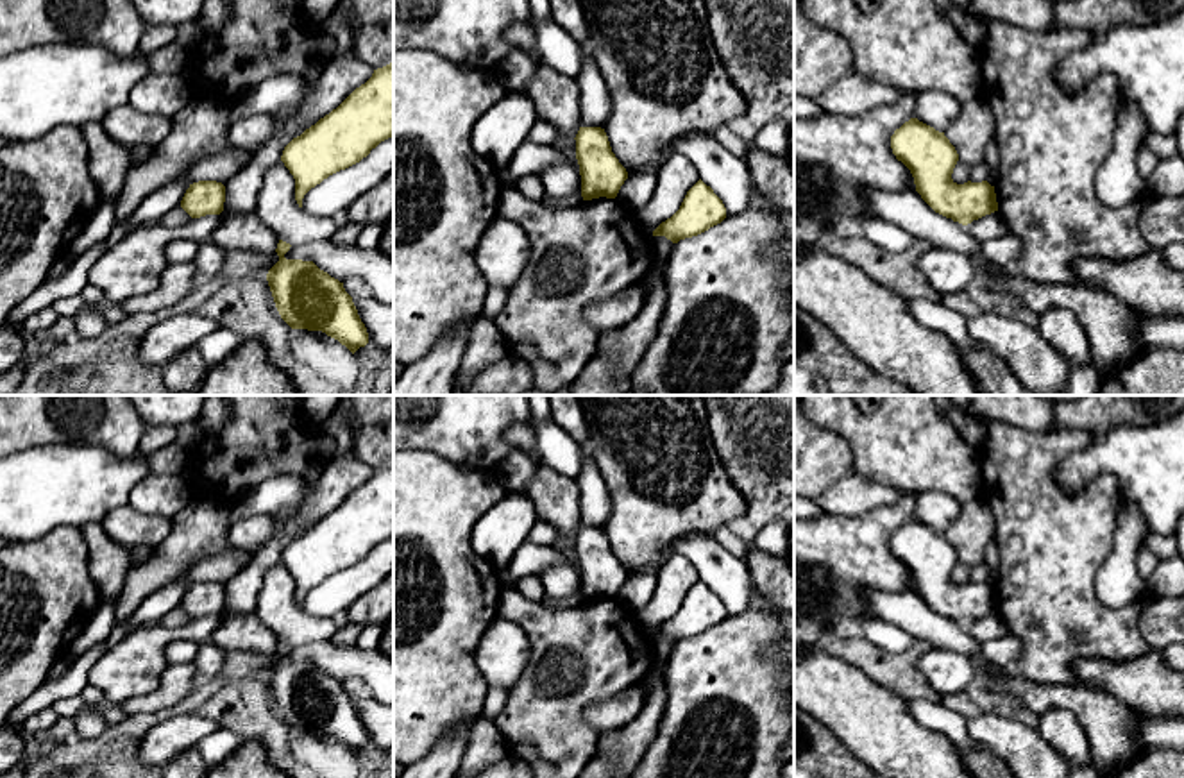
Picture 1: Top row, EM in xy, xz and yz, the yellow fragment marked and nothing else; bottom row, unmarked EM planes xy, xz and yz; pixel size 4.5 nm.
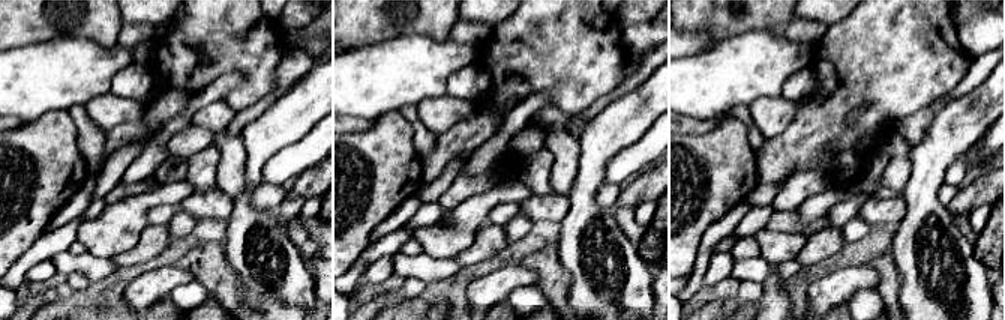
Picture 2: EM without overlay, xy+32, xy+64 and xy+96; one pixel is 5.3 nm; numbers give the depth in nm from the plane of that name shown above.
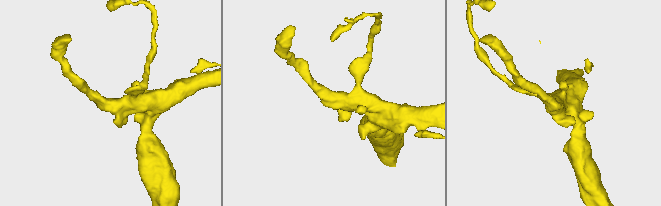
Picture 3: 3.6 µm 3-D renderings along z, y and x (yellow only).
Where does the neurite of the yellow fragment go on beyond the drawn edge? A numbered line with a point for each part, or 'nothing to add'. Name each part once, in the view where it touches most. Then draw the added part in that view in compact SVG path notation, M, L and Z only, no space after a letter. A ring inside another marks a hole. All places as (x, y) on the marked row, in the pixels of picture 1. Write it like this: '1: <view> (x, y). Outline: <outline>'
nothing to add

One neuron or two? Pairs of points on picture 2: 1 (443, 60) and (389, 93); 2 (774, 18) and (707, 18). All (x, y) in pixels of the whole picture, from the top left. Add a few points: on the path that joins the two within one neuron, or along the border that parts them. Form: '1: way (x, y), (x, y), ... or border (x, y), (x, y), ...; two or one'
1: way (429, 63), (416, 66), (402, 80); one
2: way (758, 18), (723, 18); one

